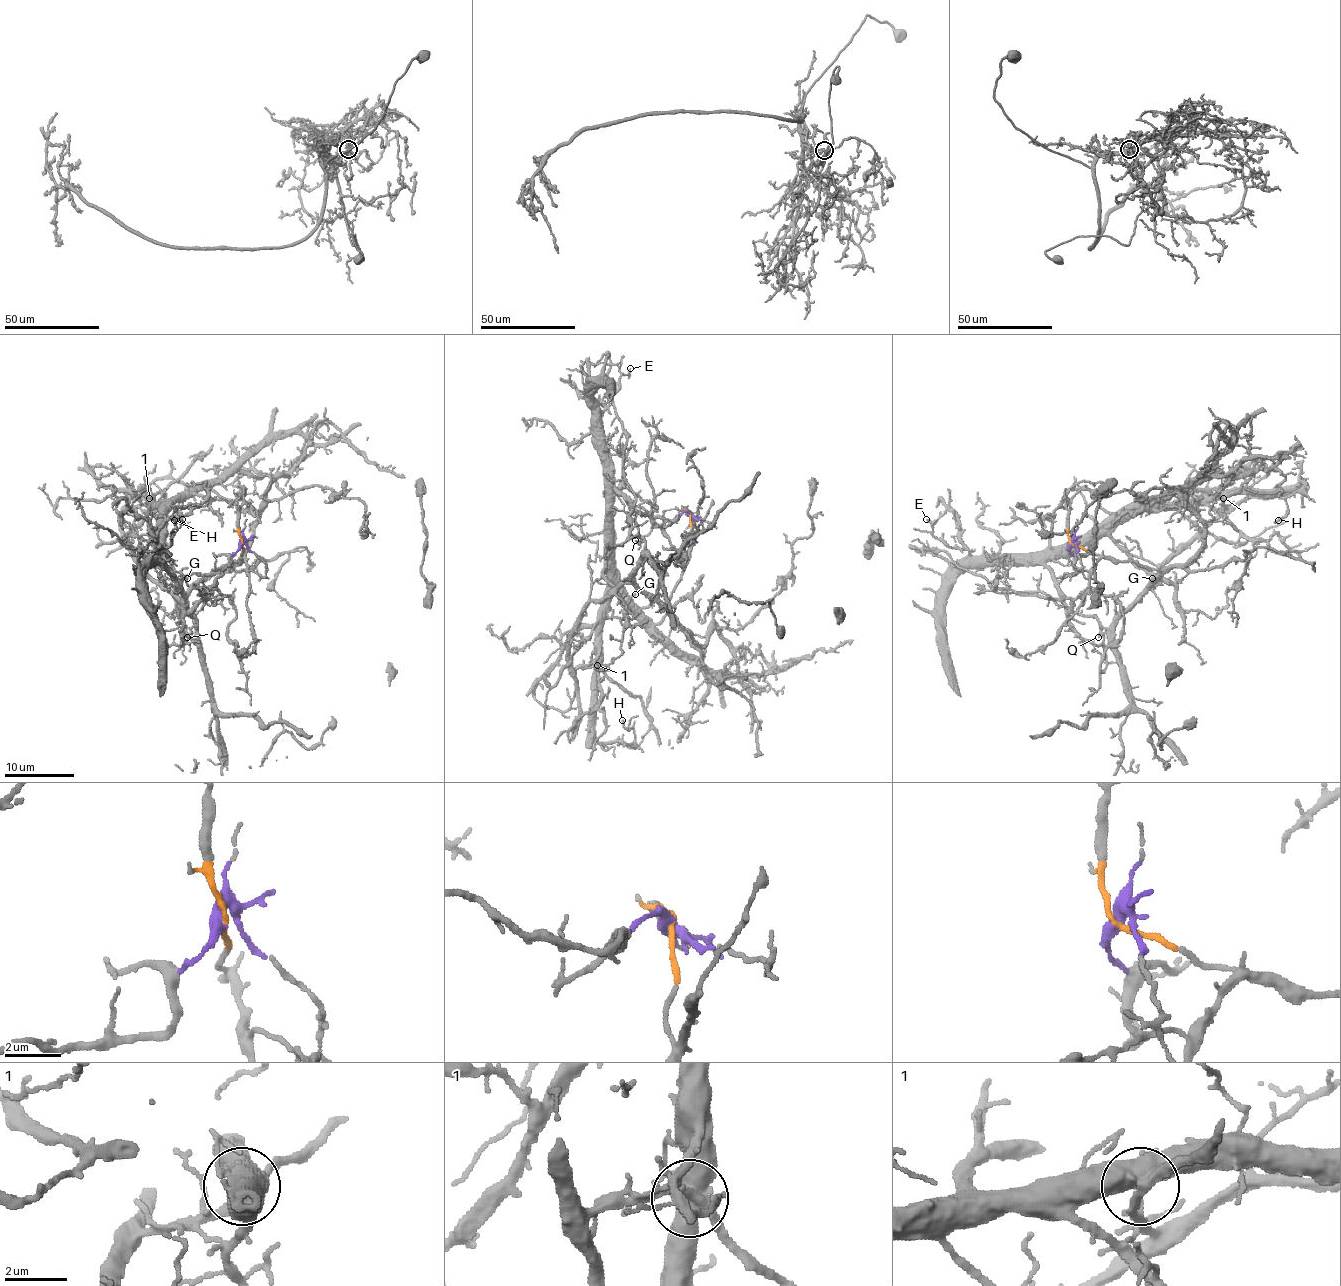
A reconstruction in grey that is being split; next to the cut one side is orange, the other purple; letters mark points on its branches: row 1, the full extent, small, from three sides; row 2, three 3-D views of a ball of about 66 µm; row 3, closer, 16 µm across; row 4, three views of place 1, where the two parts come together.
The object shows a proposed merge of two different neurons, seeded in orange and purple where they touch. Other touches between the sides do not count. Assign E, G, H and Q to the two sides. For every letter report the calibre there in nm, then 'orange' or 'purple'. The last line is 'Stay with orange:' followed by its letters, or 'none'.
E: calibre 130 nm; purple
G: calibre 130 nm; purple
H: calibre 130 nm; purple
Q: calibre 100 nm; orange
Stay with orange: Q

